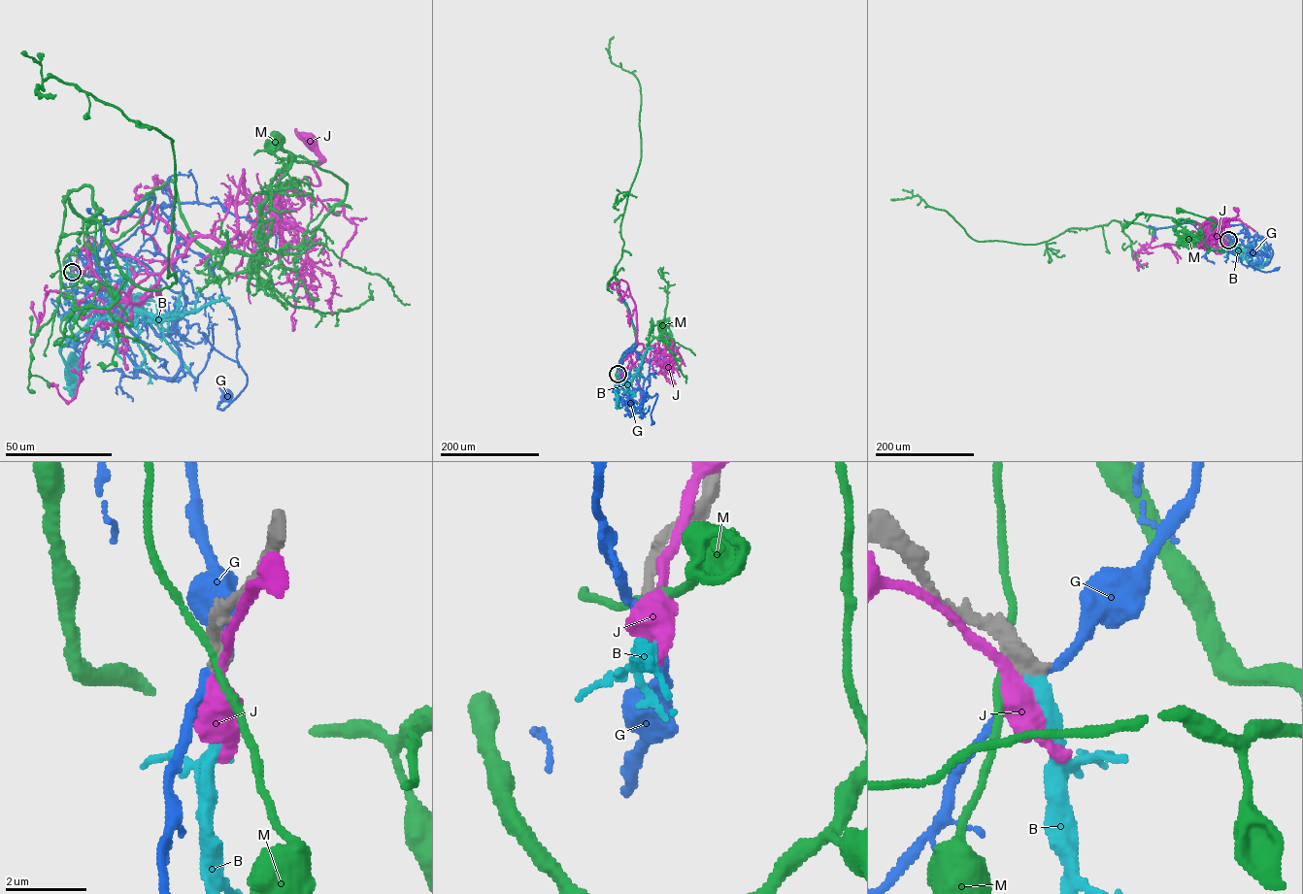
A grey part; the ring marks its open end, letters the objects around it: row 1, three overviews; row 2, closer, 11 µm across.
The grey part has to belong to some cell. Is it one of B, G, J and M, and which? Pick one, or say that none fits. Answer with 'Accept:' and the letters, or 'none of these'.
Accept: B

